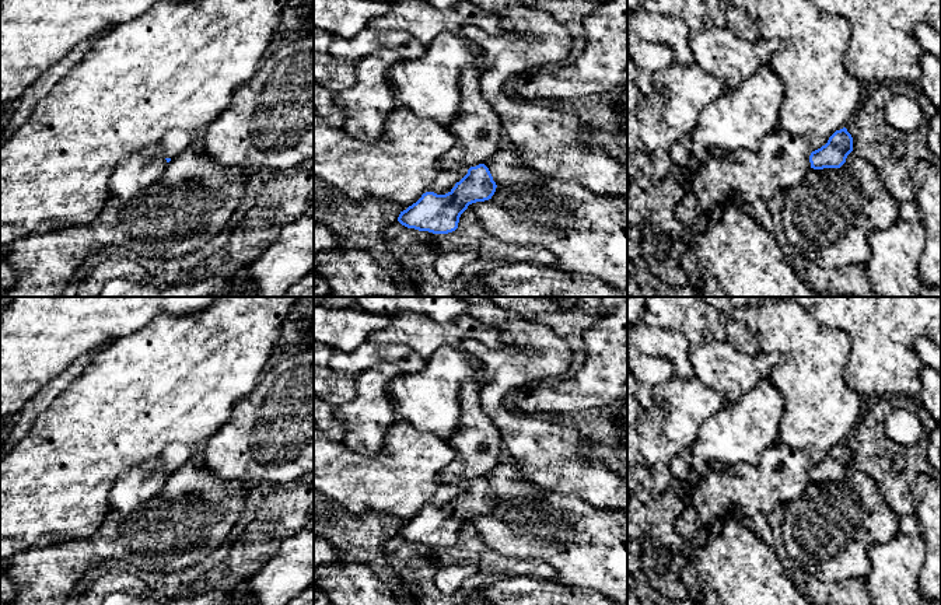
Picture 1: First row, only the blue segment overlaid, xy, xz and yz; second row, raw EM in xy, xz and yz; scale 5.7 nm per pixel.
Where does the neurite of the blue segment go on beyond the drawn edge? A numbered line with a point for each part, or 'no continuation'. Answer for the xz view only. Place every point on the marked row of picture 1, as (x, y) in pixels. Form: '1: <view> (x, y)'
1: xz (478, 133)

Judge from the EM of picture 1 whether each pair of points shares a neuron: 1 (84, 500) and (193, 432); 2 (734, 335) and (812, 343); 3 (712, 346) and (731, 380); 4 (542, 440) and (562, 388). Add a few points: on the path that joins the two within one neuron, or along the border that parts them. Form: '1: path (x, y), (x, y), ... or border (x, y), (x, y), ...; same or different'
1: path (107, 471), (146, 432), (164, 432); same
2: border (733, 317), (747, 327), (761, 350); different
3: path (713, 355), (727, 371); same
4: border (559, 377), (546, 384); different

